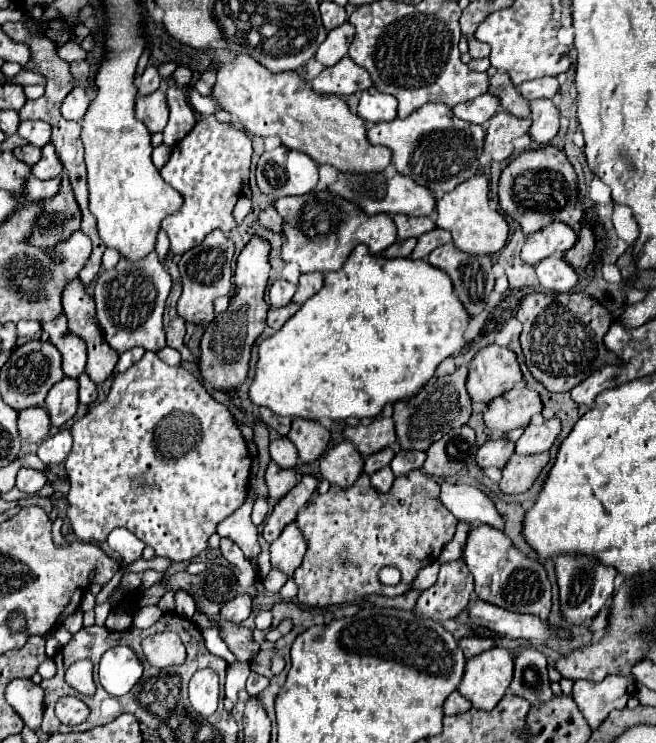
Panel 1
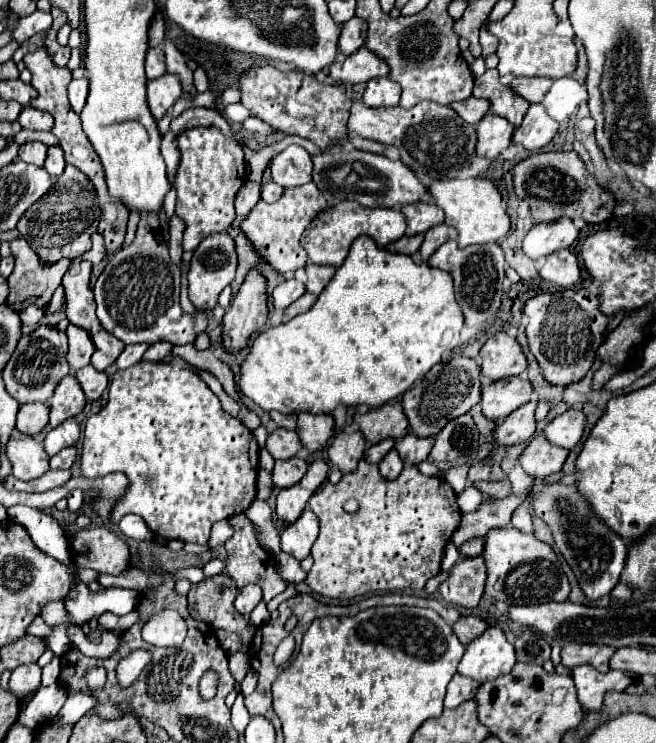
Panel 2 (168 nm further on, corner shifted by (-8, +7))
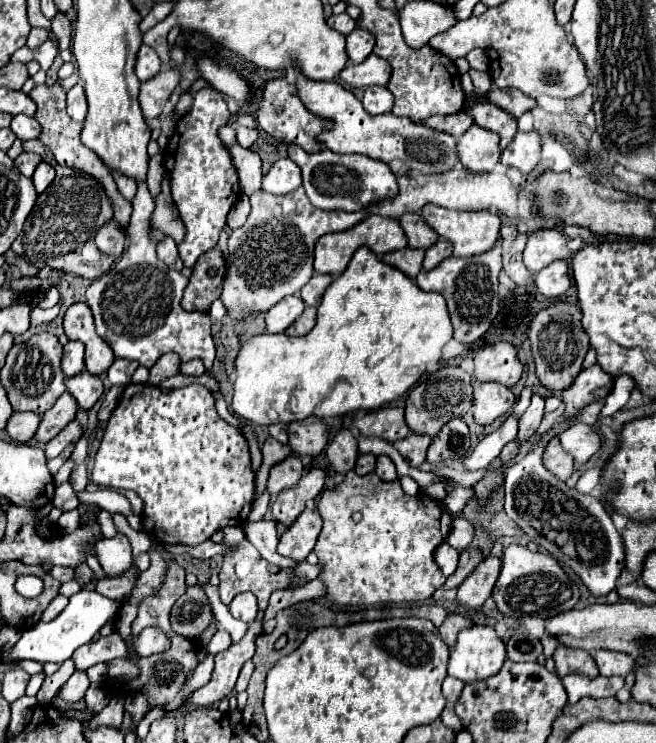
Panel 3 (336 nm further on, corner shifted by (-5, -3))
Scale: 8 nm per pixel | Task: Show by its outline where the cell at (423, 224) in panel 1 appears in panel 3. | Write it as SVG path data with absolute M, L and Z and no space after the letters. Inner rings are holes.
M405 213L399 217L399 223L407 235L409 247L419 247L419 249L429 249L439 235L425 223L425 219L419 213Z

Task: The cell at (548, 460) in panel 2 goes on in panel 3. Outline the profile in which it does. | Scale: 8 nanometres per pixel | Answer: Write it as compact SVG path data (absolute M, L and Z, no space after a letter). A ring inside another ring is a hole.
M553 437L547 443L547 447L543 451L543 465L545 465L545 469L549 469L561 481L567 481L569 475L573 473L573 459L571 459L571 455L567 455L561 449L557 437Z

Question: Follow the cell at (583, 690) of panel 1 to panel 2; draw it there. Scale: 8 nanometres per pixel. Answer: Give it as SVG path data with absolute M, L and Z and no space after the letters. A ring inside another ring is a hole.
M578 665L578 667L572 667L570 671L572 671L576 691L578 691L580 705L586 709L592 709L592 711L600 709L606 691L610 691L610 689L624 691L630 683L636 683L636 675L628 673L628 671L600 673L592 665Z

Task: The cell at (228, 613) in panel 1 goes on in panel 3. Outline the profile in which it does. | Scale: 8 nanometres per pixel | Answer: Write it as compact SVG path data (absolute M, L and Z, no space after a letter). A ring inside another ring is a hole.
M239 593L229 605L229 611L235 619L241 619L245 623L251 623L251 619L257 617L257 599L251 593Z

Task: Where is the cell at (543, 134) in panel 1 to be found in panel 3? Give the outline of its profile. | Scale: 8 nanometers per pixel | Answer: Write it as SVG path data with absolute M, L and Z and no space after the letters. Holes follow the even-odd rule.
M537 131L517 133L515 139L503 149L501 163L517 167L521 173L529 173L541 159L541 135Z

